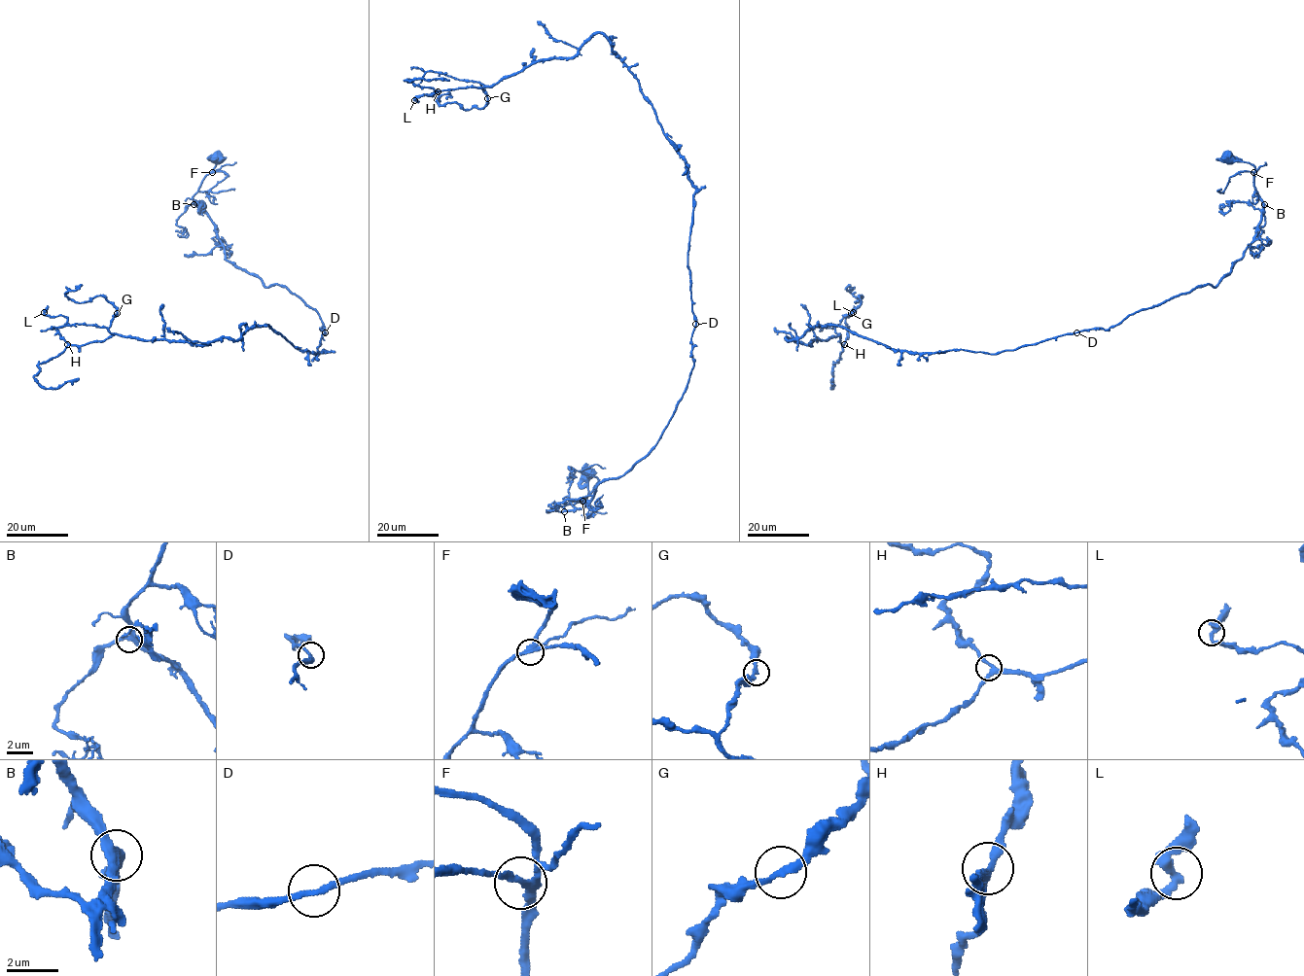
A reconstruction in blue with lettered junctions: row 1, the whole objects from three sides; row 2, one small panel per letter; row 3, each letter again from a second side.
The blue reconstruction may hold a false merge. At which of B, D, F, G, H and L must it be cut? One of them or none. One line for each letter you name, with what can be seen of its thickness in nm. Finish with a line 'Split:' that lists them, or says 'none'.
Split: none

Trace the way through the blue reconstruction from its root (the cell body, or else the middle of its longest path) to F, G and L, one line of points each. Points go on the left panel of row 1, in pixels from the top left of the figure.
F: (218, 159), (212, 172)
G: (218, 159), (193, 201), (229, 261), (319, 314), (325, 352), (269, 326), (125, 337), (117, 313)
L: (218, 159), (193, 201), (229, 261), (319, 314), (325, 352), (269, 326), (70, 345), (44, 312)

